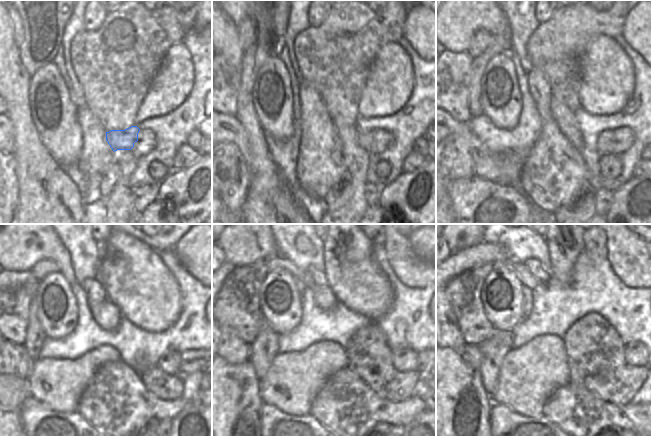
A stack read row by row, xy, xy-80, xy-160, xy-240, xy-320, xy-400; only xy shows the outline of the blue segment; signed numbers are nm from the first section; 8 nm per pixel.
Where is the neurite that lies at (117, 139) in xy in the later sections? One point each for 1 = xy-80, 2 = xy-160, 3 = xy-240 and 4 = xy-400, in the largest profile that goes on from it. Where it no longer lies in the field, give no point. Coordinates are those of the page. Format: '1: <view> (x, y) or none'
1: xy-80 (364, 138)
2: xy-160 (603, 141)
3: xy-240 (169, 363)
4: xy-400 (635, 353)

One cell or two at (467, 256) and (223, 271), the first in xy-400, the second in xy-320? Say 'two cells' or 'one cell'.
one cell

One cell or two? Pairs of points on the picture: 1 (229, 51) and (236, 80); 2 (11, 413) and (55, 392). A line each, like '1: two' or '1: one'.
1: one
2: two

